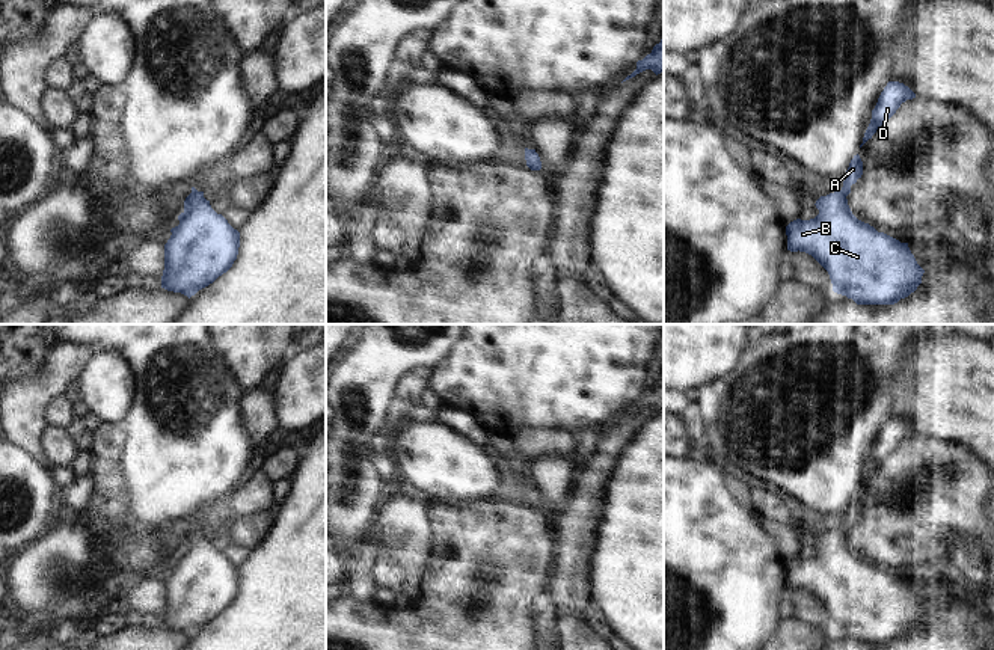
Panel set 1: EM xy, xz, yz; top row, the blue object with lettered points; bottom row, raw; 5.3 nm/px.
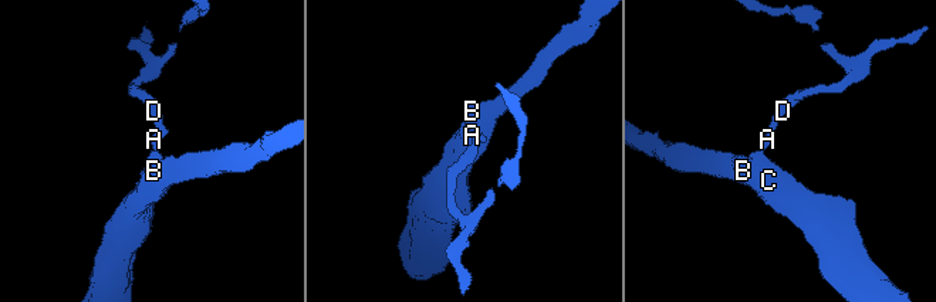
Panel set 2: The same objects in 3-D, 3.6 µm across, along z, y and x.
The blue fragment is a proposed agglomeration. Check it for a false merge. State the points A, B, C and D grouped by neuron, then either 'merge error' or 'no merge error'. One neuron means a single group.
groups A B C D; no merge error

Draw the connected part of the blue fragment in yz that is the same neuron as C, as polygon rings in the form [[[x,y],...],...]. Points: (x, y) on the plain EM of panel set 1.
[[[857,492],[842,528],[816,538],[819,552],[786,564],[787,588],[811,593],[828,609],[833,629],[857,642],[894,642],[917,627],[925,608],[908,581],[878,570],[852,552],[846,534],[861,513]]]

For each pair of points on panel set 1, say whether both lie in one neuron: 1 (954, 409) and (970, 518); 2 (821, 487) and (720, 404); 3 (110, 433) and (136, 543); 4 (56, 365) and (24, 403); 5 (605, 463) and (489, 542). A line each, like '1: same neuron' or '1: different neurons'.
1: different neurons
2: same neuron
3: same neuron
4: same neuron
5: different neurons

